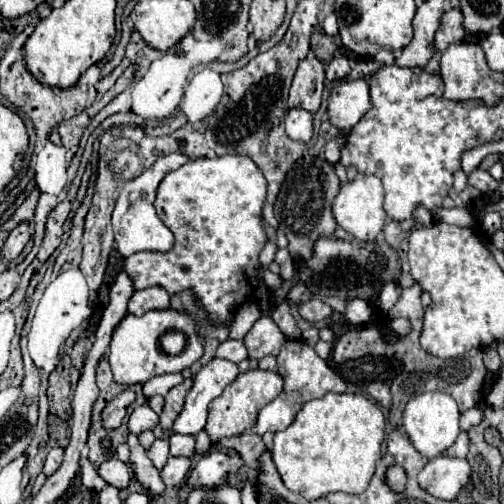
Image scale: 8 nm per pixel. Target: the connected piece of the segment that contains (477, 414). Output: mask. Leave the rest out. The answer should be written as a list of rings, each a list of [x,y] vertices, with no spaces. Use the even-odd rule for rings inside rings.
[[[470,408],[470,410],[466,410],[466,412],[460,416],[460,430],[468,432],[468,430],[470,430],[472,426],[476,426],[480,420],[482,420],[480,408]]]

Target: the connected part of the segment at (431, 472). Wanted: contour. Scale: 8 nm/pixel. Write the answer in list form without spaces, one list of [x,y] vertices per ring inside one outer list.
[[[440,454],[420,470],[418,482],[420,486],[442,500],[456,500],[462,486],[470,480],[470,464],[462,458],[452,458]]]

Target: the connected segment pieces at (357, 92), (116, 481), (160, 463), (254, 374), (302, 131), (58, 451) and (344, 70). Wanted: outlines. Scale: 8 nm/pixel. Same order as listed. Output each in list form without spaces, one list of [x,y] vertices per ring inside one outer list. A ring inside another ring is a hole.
[[[344,80],[330,90],[328,116],[334,126],[348,132],[372,108],[366,80]]]
[[[112,458],[112,460],[106,460],[98,466],[98,474],[112,486],[116,488],[126,488],[130,484],[130,476],[128,476],[128,468],[124,462]]]
[[[160,438],[160,440],[154,440],[154,444],[148,448],[148,458],[150,462],[154,464],[156,470],[162,470],[166,460],[168,460],[168,450],[170,450],[170,438]]]
[[[250,368],[248,372],[238,374],[238,378],[228,384],[216,400],[212,400],[208,408],[208,422],[206,422],[206,434],[210,436],[212,442],[224,438],[224,436],[238,436],[256,424],[258,410],[264,408],[268,402],[272,402],[280,392],[282,392],[282,376],[278,372],[270,370],[260,370],[260,368]]]
[[[300,108],[288,110],[286,134],[296,142],[308,142],[312,138],[312,114]]]
[[[52,448],[52,450],[50,450],[50,454],[48,454],[46,462],[44,462],[44,474],[46,474],[46,476],[52,476],[52,474],[60,468],[60,464],[62,464],[62,454],[64,454],[62,448]]]
[[[334,56],[328,64],[326,64],[326,78],[330,80],[330,82],[334,82],[334,80],[342,80],[342,78],[346,78],[350,74],[350,62],[348,62],[348,58],[346,56]]]

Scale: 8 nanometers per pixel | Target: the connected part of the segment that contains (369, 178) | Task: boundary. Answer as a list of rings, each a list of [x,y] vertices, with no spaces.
[[[358,174],[354,180],[348,180],[346,184],[340,186],[340,192],[332,202],[332,212],[338,226],[342,226],[354,238],[368,242],[374,240],[384,228],[386,212],[382,208],[382,200],[384,200],[382,182],[372,174]]]

